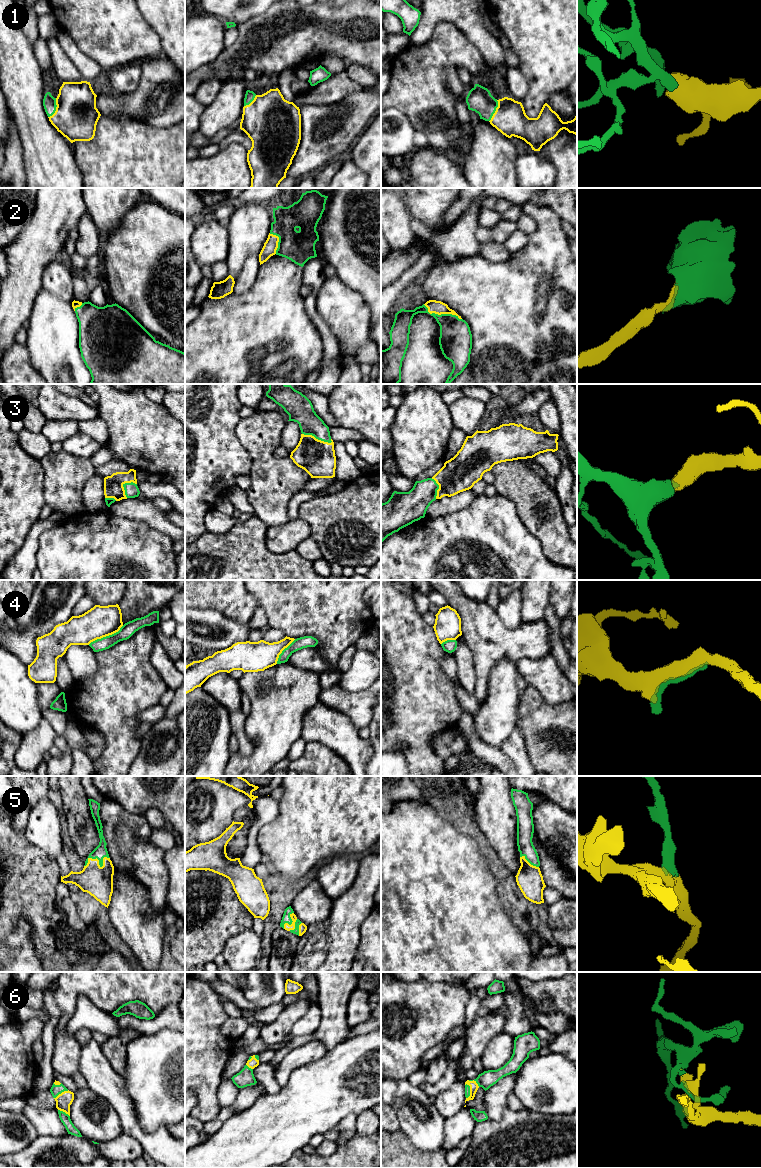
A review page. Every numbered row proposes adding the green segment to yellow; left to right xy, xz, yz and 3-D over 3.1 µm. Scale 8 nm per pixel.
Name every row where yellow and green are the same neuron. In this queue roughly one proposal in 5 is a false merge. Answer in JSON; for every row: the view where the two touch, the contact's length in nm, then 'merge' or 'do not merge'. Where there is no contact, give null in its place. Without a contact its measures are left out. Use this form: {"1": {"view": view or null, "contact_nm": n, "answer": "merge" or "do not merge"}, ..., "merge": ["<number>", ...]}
{"1": {"view": "xy", "contact_nm": 170, "answer": "merge"}, "2": {"view": "yz", "contact_nm": 340, "answer": "merge"}, "3": {"view": "xz", "contact_nm": 260, "answer": "merge"}, "4": {"view": "xy", "contact_nm": 320, "answer": "merge"}, "5": {"view": "xy", "contact_nm": 220, "answer": "merge"}, "6": {"view": "yz", "contact_nm": 130, "answer": "merge"}, "merge": ["1", "2", "3", "4", "5", "6"]}

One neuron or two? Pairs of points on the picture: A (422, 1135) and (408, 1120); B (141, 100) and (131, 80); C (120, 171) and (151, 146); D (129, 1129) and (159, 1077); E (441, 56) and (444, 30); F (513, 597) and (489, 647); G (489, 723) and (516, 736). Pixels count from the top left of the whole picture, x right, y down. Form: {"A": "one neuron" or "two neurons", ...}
{"A": "one neuron", "B": "two neurons", "C": "one neuron", "D": "two neurons", "E": "one neuron", "F": "two neurons", "G": "two neurons"}

